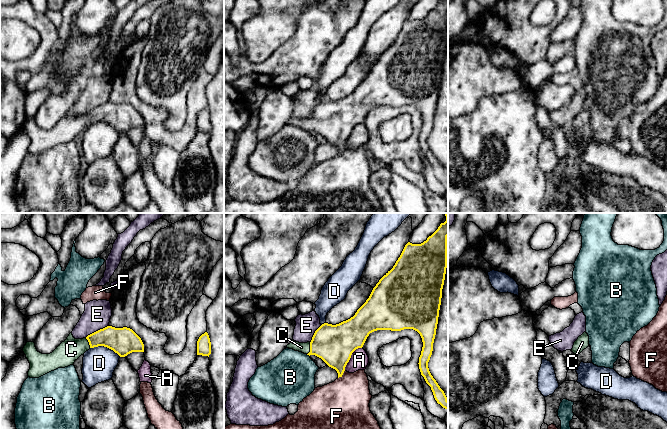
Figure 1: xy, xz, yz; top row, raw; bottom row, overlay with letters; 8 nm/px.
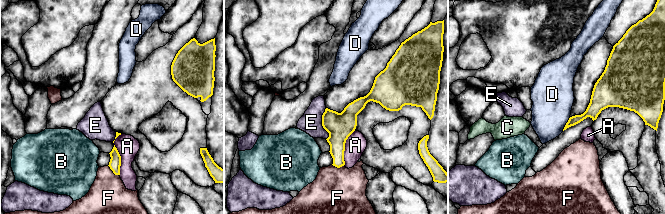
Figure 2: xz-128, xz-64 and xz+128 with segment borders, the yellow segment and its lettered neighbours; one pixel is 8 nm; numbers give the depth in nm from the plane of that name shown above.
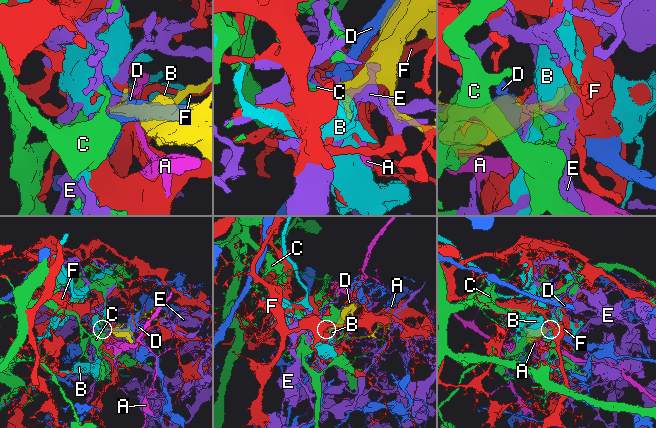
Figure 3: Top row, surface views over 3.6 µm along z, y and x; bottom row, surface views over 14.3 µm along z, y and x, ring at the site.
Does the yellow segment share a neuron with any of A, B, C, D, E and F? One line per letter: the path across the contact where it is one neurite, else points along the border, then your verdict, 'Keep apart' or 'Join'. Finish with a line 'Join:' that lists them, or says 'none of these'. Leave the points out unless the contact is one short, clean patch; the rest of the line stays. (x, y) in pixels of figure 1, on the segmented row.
A: Keep apart
B: Boundary: xz (306, 354), (309, 356). Keep apart
C: Path across: xz (334, 344), (324, 344), (310, 348), (301, 347). Join
D: Boundary: xy (90, 347), (106, 346), (120, 356). Keep apart
E: Keep apart
F: Keep apart
Join: C

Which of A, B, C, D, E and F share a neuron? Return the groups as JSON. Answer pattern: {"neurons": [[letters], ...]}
{"neurons": [["A"], ["B"], ["C"], ["D"], ["E"], ["F"]]}

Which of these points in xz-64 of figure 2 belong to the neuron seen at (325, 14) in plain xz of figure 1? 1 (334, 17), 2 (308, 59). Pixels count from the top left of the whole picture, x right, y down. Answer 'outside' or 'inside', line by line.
1: outside
2: inside

